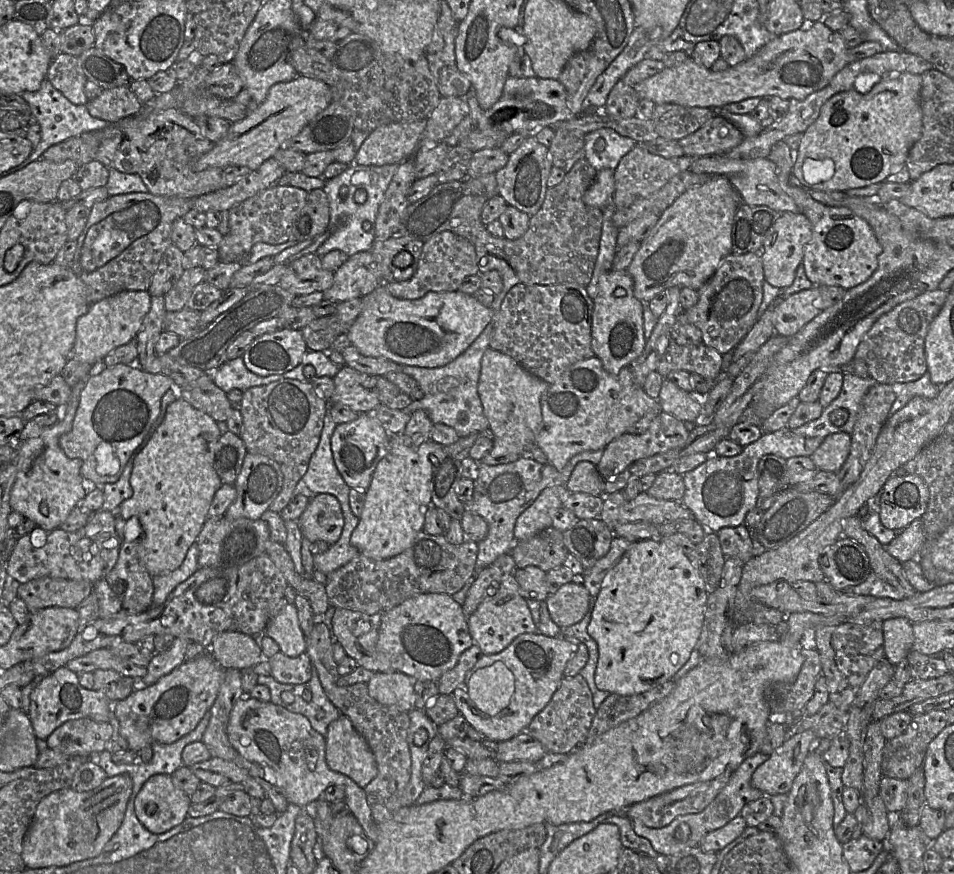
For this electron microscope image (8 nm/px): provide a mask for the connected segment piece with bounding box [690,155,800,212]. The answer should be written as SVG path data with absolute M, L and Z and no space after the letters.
M710 155L695 158L690 170L694 173L726 176L739 193L741 201L749 206L768 206L777 212L800 212L794 200L780 187L776 166L768 158L733 159L726 155Z

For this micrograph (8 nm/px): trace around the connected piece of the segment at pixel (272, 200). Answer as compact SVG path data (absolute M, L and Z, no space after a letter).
M272 185L254 196L235 204L228 210L229 231L218 246L219 259L223 263L247 262L247 255L254 244L282 244L290 240L293 224L308 196L304 189L293 186Z

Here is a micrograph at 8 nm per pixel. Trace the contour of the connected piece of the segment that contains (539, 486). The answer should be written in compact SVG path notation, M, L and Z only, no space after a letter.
M604 449L584 451L573 456L562 470L557 470L550 463L541 464L534 459L520 457L518 460L500 465L487 465L477 461L479 474L474 481L473 497L464 503L464 511L475 512L485 519L488 524L487 536L478 542L478 553L475 575L492 564L499 556L515 547L514 527L517 518L525 511L548 487L566 486L575 466L582 461L598 465Z

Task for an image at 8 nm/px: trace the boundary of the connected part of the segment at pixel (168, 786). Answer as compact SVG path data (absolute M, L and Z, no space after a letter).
M167 774L151 776L135 799L135 813L151 833L162 834L188 817L190 797Z

